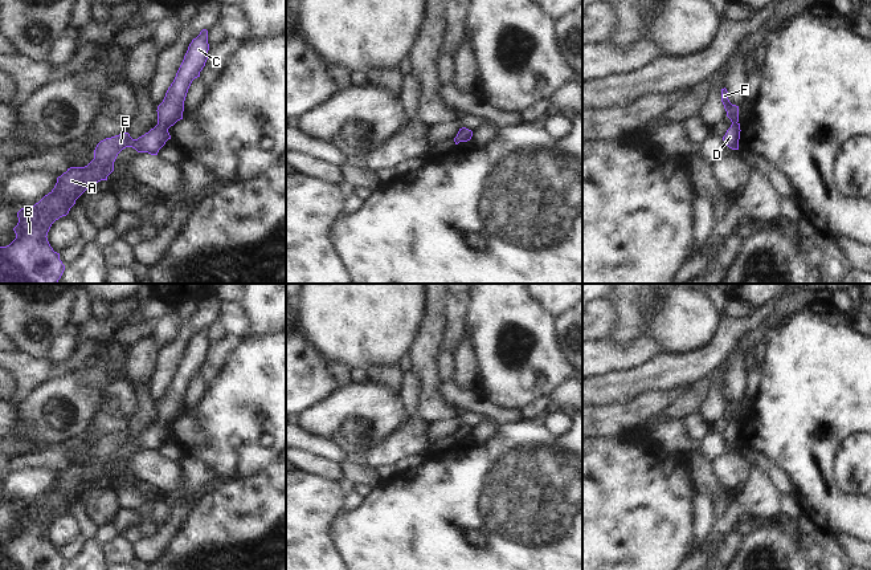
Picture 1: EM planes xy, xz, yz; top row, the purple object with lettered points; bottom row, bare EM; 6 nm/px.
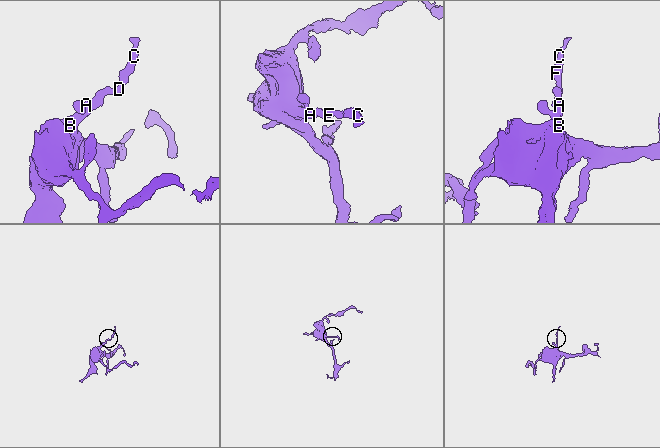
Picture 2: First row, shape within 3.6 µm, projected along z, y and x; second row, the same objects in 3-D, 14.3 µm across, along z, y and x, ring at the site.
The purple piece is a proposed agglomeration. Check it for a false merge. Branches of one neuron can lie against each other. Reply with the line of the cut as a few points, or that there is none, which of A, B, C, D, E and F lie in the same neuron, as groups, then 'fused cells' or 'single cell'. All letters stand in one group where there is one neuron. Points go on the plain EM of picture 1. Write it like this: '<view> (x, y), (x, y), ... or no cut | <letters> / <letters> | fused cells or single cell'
no cut | A B C D E F | single cell

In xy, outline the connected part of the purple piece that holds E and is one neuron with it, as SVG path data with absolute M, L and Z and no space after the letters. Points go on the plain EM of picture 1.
M203 326L192 337L176 374L158 403L158 422L138 436L123 429L101 437L94 456L85 464L70 464L57 475L54 485L34 502L17 509L19 520L13 525L16 536L0 543L0 570L64 570L60 550L48 538L52 521L66 513L75 497L90 484L114 468L118 451L132 444L138 449L158 452L171 432L168 426L183 416L184 398L192 378L208 357L208 327Z

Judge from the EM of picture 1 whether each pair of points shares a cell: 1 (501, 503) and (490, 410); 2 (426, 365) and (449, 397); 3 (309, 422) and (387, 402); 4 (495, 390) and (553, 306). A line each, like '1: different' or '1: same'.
1: different
2: different
3: same
4: different

